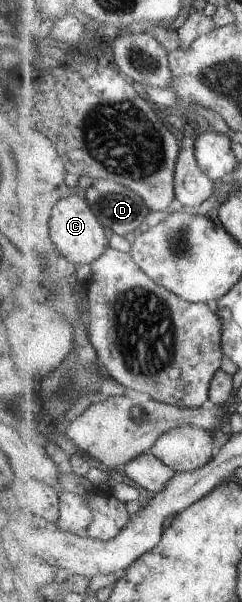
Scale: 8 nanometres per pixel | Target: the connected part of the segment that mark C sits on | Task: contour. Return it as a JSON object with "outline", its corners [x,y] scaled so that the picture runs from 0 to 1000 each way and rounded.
{"outline":[[[298,322],[236,334],[219,344],[202,372],[215,400],[244,419],[302,439],[376,439],[446,414],[430,375],[413,370],[409,359],[397,357],[351,326]]]}

